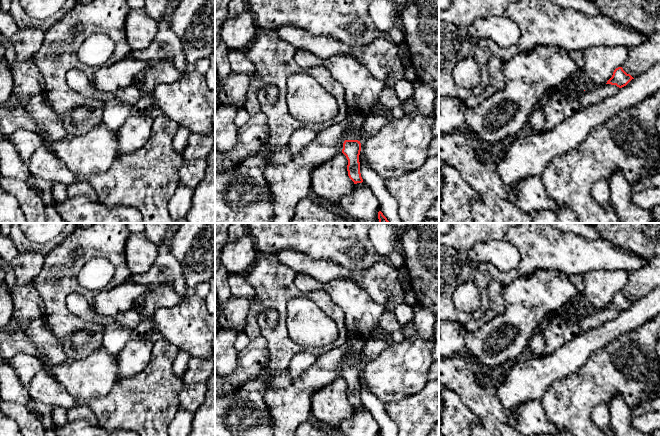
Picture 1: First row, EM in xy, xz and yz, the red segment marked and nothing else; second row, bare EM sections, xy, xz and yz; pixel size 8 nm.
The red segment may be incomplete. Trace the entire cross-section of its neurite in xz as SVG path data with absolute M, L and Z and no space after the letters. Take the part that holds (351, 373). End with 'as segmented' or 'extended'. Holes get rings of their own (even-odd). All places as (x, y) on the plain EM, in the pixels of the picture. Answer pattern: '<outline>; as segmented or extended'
M356 339L348 340L348 342L350 343L350 360L346 362L343 367L342 377L348 384L348 400L354 406L354 408L357 408L363 406L360 397L359 379L363 367L361 360L364 357L364 343Z; extended

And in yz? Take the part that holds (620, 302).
M618 291L614 294L612 301L606 308L616 309L619 312L626 310L632 303L630 298L627 298L622 291Z; as segmented

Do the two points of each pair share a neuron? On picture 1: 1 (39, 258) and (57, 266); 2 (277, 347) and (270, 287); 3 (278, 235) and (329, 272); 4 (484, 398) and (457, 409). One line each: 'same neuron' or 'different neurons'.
1: different neurons
2: same neuron
3: different neurons
4: different neurons

